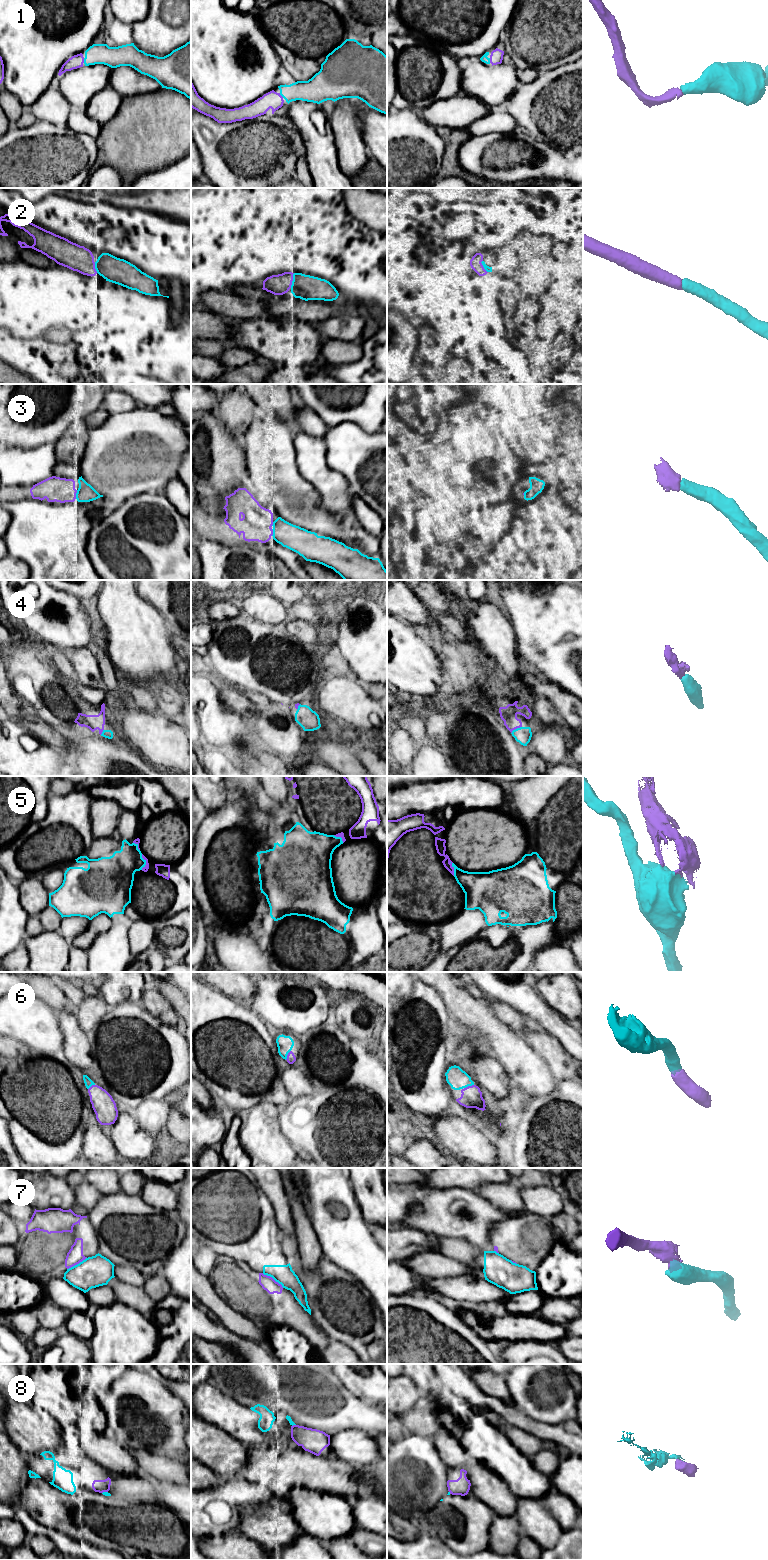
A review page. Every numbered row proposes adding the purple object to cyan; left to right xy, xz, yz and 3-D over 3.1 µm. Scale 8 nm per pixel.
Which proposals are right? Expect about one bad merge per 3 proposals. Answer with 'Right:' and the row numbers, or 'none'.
Right: 1, 2, 3, 4, 6, 8

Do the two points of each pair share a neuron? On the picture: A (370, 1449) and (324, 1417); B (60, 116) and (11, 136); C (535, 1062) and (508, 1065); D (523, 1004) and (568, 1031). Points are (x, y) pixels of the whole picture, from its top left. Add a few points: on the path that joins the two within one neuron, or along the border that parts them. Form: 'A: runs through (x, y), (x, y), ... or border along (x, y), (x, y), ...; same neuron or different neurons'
A: border along (367, 1431), (344, 1429), (338, 1432); different neurons
B: border along (37, 120), (45, 120), (55, 125); different neurons
C: runs through (528, 1056), (525, 1053), (519, 1053), (514, 1058); same neuron
D: runs through (534, 1007), (557, 1025); same neuron

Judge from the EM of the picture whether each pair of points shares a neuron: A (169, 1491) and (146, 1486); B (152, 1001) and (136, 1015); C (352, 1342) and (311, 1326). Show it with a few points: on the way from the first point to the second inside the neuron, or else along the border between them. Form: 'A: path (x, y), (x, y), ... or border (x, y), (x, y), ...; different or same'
A: path (163, 1491), (152, 1489); same
B: border (144, 1008), (163, 1022); different
C: border (310, 1315), (330, 1338); different

